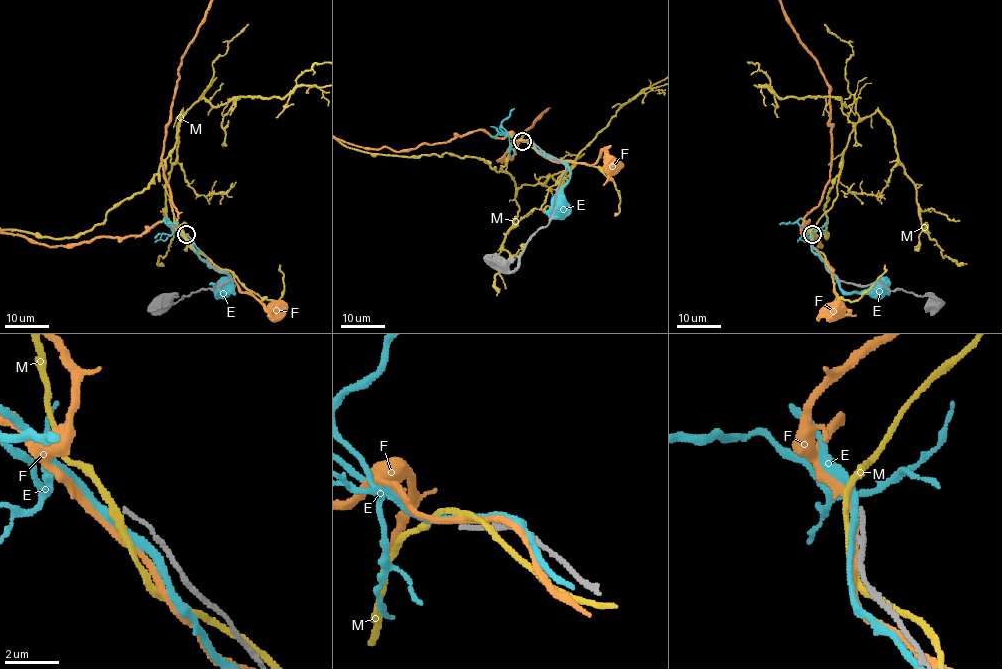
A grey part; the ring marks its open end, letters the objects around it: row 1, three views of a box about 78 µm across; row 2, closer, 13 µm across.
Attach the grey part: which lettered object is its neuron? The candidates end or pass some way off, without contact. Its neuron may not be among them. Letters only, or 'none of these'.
none of these

